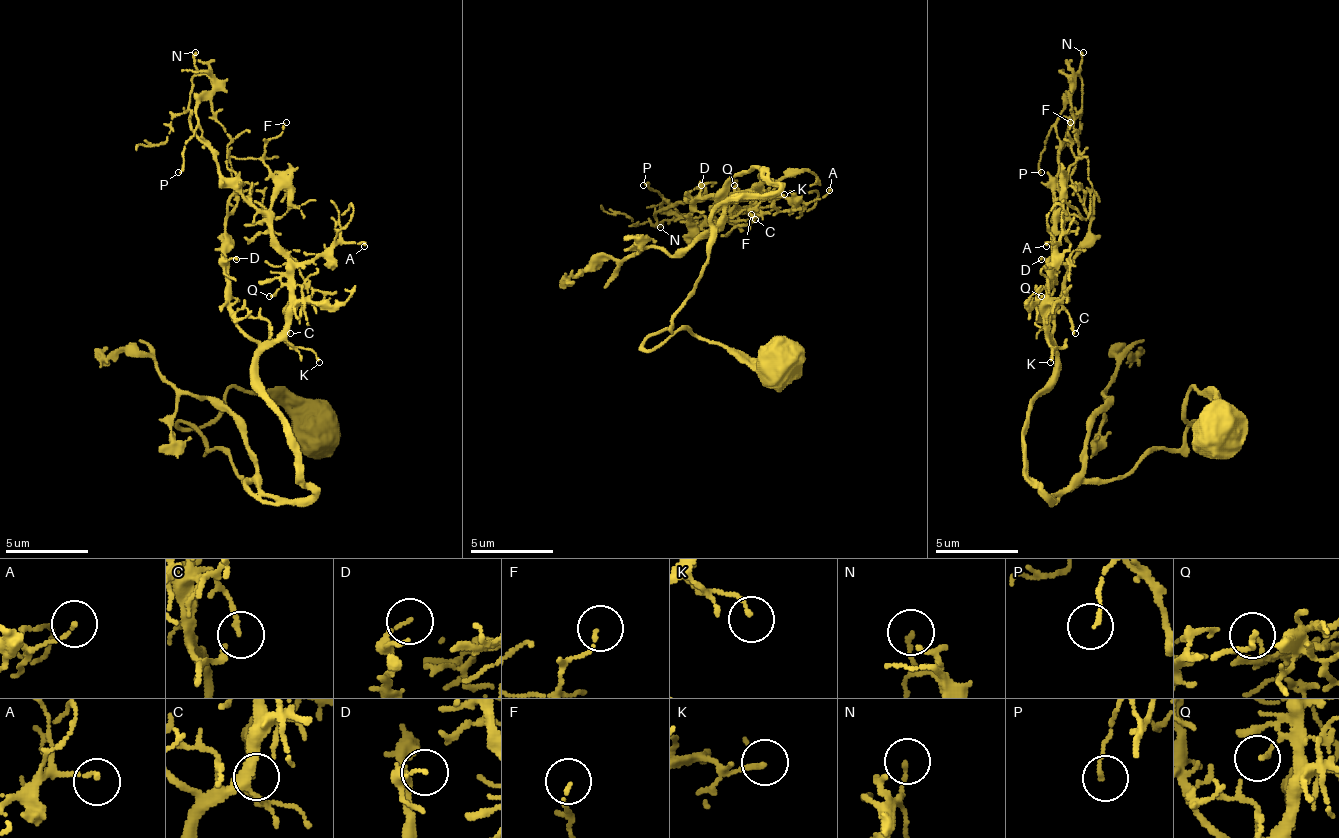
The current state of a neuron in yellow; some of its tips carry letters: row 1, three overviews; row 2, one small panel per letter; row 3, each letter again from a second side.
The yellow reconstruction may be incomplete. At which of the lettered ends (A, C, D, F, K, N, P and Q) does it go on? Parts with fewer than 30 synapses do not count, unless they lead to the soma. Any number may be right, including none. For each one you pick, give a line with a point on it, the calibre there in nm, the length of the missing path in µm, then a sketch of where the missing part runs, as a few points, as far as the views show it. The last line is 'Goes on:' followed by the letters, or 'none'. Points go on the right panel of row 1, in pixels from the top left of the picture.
Goes on: none

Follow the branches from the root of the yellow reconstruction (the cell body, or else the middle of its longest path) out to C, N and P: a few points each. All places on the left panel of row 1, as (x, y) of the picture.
C: (294, 445), (286, 416), (257, 379), (257, 354), (286, 325), (290, 300), (286, 304), (286, 329), (290, 333)
N: (294, 445), (257, 379), (257, 342), (228, 300), (224, 226), (236, 180), (195, 52)
P: (294, 445), (257, 379), (257, 354), (290, 317), (290, 259), (199, 131), (178, 172)

